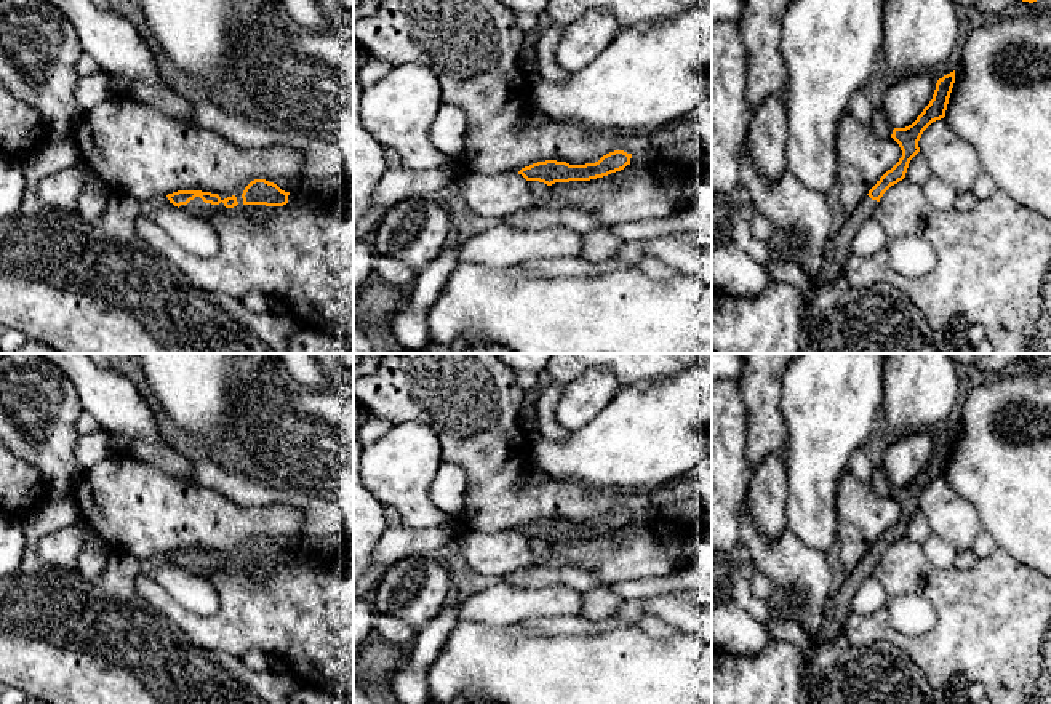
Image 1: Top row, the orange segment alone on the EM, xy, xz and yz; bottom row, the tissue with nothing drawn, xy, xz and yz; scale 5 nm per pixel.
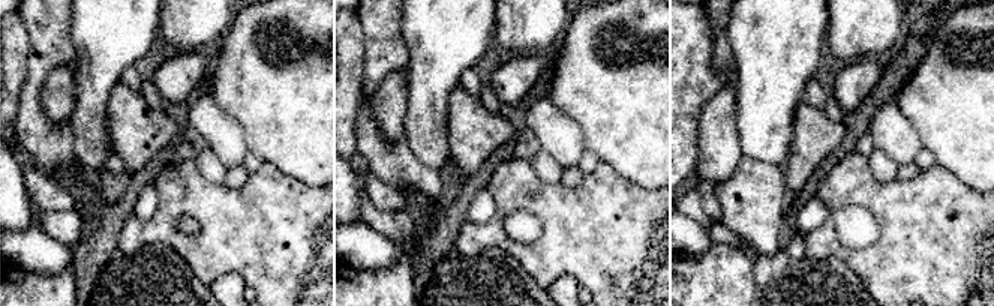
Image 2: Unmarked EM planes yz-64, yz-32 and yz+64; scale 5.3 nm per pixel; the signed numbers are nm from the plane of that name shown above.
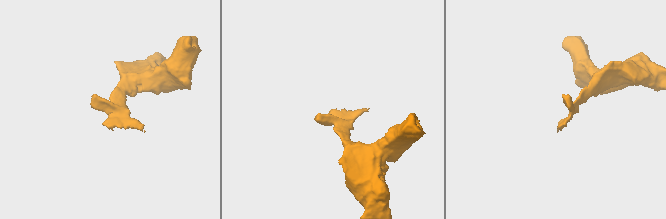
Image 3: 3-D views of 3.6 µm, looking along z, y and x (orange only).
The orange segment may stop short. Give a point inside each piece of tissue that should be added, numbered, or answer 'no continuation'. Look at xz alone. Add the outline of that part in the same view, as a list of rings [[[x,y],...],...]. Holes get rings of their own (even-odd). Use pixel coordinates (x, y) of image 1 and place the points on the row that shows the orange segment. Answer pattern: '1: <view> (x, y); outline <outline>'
no continuation

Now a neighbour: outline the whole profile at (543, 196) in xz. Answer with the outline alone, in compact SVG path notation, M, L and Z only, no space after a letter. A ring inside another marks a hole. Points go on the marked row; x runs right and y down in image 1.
M539 182L534 190L531 190L534 195L534 205L533 208L549 208L549 210L560 210L568 208L569 205L555 197L550 190L550 186Z

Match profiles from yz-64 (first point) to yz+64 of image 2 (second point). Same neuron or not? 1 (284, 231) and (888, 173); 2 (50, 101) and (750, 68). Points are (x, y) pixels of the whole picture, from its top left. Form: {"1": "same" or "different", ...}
{"1": "different", "2": "different"}

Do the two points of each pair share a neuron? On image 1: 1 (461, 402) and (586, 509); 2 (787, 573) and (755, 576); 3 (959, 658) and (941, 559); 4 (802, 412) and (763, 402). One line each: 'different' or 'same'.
1: same
2: different
3: different
4: different

